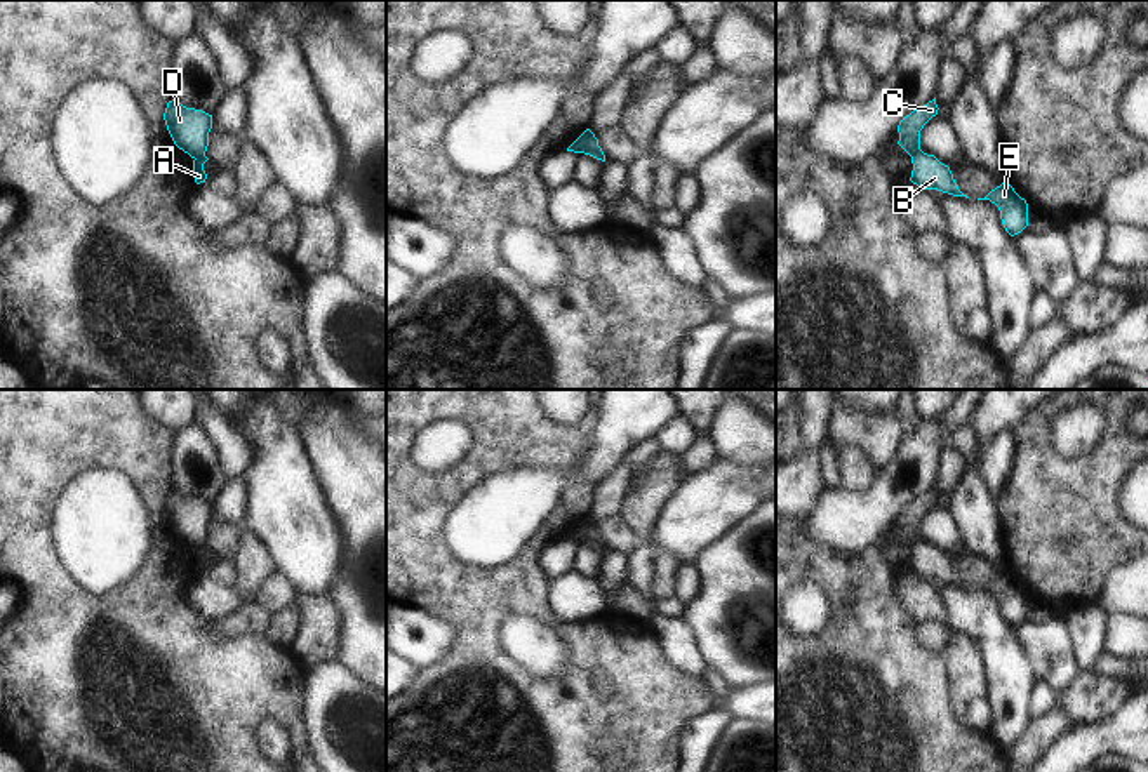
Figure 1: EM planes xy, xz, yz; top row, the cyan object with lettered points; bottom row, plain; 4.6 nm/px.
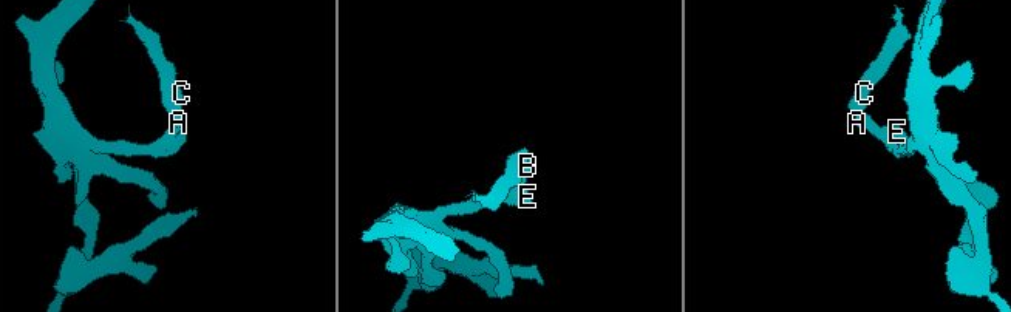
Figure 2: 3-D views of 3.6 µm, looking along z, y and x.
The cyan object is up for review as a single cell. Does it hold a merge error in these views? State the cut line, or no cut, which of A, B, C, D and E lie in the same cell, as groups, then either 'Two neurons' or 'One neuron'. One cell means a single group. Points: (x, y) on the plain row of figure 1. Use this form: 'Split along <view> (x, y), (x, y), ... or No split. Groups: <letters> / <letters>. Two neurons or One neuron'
Split along xz (594, 524), (580, 541). Groups: A B E / C D. Two neurons.

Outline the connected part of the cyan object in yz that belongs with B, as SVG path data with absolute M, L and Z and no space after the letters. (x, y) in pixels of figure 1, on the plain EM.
M918 541L911 544L911 553L913 560L910 570L918 577L969 588L958 579L950 556L941 553L934 544Z

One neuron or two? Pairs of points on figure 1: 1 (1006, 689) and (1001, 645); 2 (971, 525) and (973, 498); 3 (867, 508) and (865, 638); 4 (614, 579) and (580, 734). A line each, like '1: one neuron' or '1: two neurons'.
1: one neuron
2: one neuron
3: two neurons
4: two neurons

